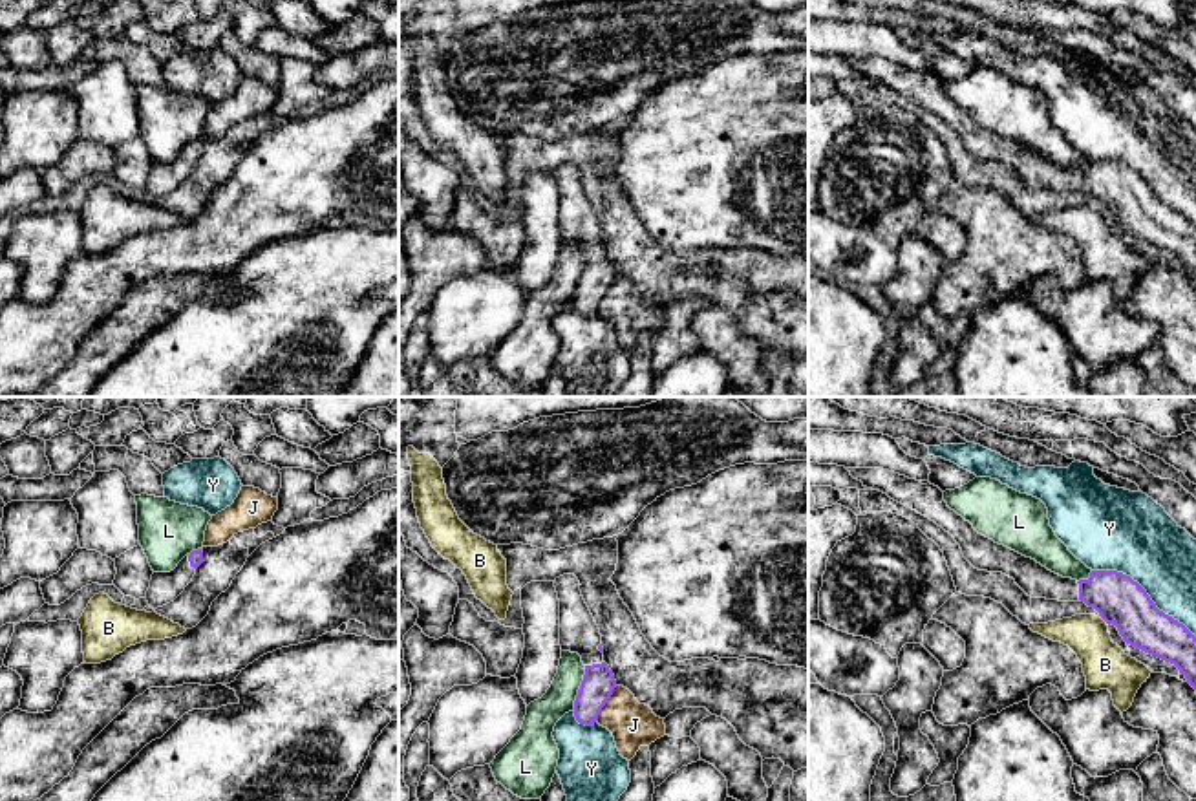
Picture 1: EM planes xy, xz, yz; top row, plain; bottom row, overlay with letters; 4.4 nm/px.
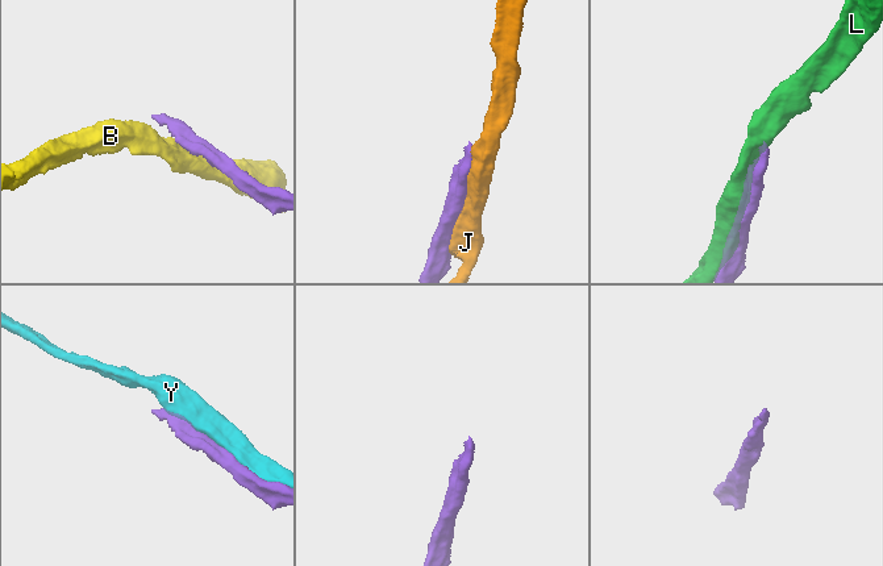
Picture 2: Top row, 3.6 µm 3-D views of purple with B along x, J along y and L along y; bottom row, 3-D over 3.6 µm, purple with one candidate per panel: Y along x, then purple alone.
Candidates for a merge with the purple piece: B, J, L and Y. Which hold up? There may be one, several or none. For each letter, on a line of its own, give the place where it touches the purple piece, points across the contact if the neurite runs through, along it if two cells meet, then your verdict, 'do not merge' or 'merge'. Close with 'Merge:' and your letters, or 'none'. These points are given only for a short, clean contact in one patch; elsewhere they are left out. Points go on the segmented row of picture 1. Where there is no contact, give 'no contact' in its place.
B: meets purple in yz at (1103, 619); border along yz (1099, 615), (1107, 624); do not merge
J: meets purple in xz at (604, 704); do not merge
L: meets purple in xz at (580, 688); do not merge
Y: meets purple in yz at (1145, 591); do not merge
Merge: none

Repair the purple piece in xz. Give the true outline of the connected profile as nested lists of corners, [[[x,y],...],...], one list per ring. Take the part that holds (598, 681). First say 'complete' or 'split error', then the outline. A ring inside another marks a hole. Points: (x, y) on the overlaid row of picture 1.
split error; [[[563,574],[554,582],[560,600],[560,646],[561,651],[578,653],[585,675],[574,700],[574,717],[580,724],[591,726],[605,702],[611,699],[616,680],[603,662],[600,629],[582,596],[574,574]]]

